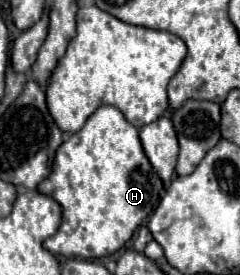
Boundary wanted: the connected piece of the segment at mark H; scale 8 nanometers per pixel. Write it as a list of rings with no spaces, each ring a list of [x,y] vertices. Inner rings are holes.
[[[100,105],[86,121],[86,125],[78,131],[78,133],[72,133],[58,149],[56,149],[56,155],[54,155],[54,161],[52,161],[52,173],[36,187],[40,193],[52,197],[54,201],[60,203],[62,207],[62,225],[58,227],[58,231],[48,237],[44,241],[44,247],[50,251],[50,253],[56,253],[56,255],[66,255],[66,257],[82,257],[82,259],[98,259],[98,257],[106,257],[106,255],[112,255],[116,253],[120,247],[126,245],[126,241],[132,237],[132,233],[140,227],[140,223],[152,215],[154,207],[158,205],[160,201],[160,191],[162,191],[162,181],[158,177],[158,173],[150,167],[150,161],[146,159],[144,151],[142,151],[142,145],[140,145],[140,139],[138,139],[138,129],[126,121],[126,117],[114,107],[114,105]]]

